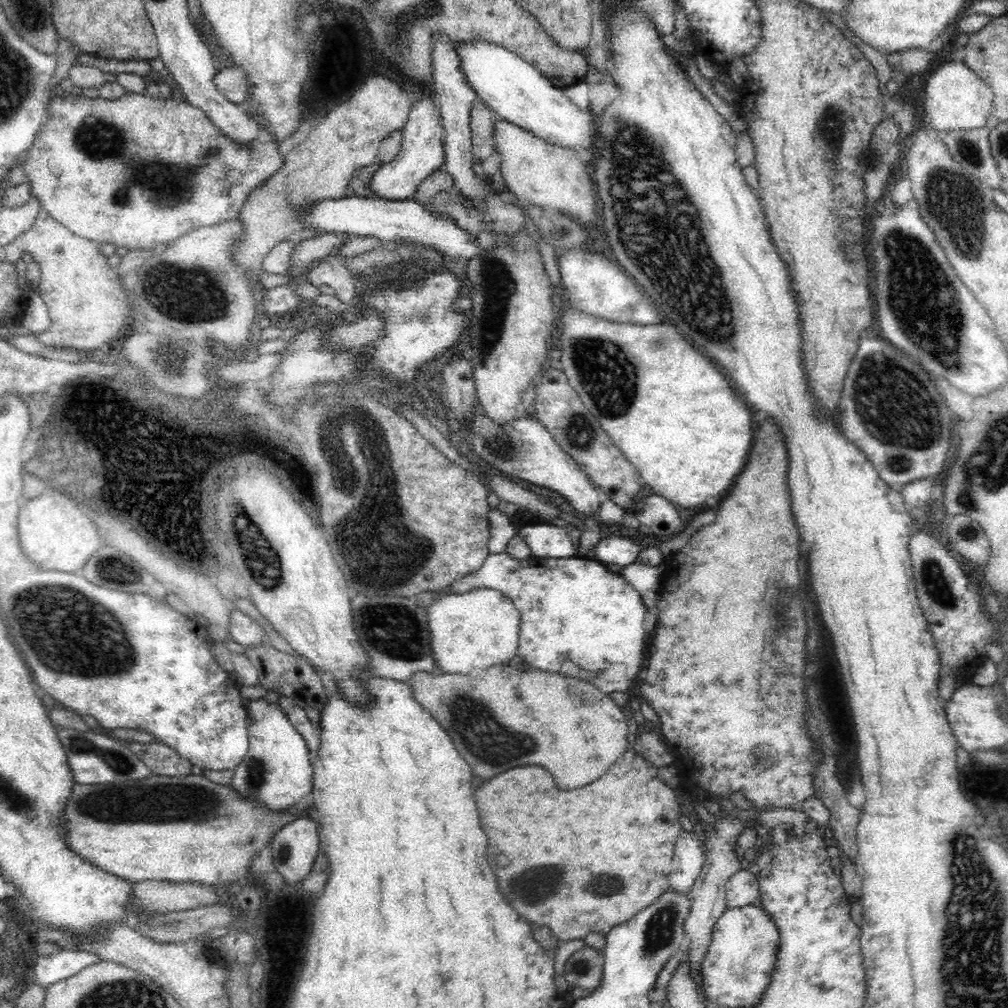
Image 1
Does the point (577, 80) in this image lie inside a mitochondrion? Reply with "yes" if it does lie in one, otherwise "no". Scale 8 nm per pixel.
no

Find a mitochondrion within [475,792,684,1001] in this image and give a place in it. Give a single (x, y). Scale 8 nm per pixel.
(658, 933)

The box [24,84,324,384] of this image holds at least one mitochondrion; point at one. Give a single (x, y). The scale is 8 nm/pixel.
(169, 186)

